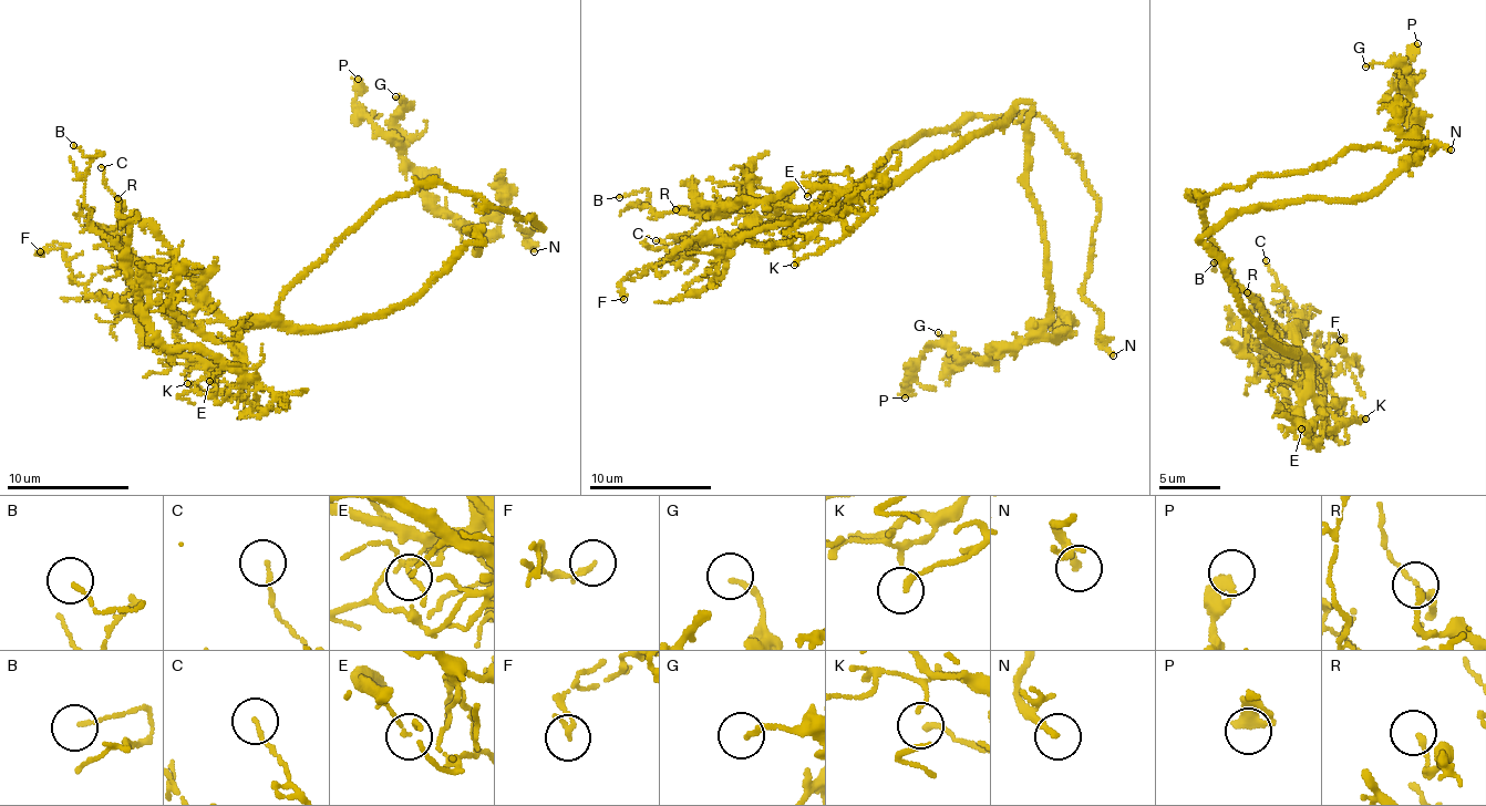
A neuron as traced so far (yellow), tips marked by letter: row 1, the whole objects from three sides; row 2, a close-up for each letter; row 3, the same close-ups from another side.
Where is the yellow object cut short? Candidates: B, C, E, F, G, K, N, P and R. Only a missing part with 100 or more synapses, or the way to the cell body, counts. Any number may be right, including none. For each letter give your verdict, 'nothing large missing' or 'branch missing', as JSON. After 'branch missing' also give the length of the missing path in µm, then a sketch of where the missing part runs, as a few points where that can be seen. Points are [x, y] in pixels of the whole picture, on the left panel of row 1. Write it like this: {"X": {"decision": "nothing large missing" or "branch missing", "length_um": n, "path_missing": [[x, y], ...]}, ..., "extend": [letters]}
{"B": {"decision": "nothing large missing"}, "C": {"decision": "nothing large missing"}, "E": {"decision": "nothing large missing"}, "F": {"decision": "nothing large missing"}, "G": {"decision": "nothing large missing"}, "K": {"decision": "nothing large missing"}, "N": {"decision": "branch missing", "length_um": 15, "path_missing": [[534, 251], [536, 246], [498, 223], [402, 234], [401, 227]]}, "P": {"decision": "nothing large missing"}, "R": {"decision": "nothing large missing"}, "extend": ["N"]}

